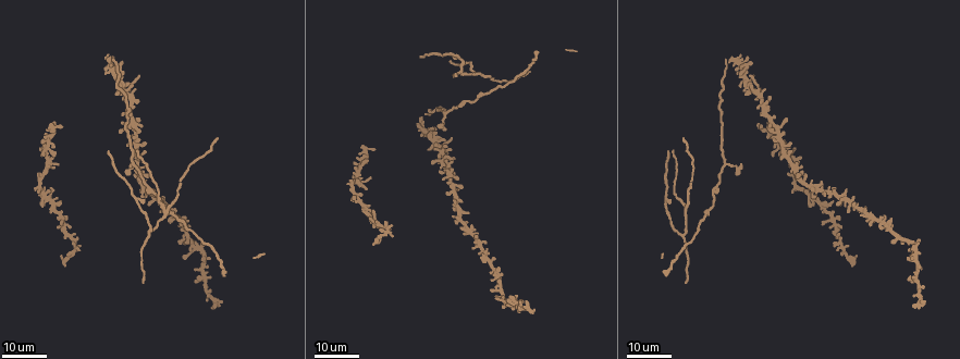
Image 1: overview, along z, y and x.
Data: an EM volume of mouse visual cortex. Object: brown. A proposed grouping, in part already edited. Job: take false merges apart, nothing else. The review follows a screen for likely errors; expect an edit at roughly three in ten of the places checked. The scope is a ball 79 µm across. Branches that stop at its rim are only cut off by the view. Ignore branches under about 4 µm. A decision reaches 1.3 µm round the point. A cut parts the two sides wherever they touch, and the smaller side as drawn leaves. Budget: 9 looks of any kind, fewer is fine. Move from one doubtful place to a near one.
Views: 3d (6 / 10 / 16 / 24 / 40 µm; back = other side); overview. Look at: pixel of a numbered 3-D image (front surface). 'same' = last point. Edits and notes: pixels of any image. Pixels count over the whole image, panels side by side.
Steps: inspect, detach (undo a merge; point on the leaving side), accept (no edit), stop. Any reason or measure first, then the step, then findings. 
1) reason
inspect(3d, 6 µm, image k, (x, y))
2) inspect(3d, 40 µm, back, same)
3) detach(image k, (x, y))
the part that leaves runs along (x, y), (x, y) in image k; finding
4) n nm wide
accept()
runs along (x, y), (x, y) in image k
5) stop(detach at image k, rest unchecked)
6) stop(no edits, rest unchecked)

three arms meet
inspect(3d, 24 µm, image 1, (482, 95))

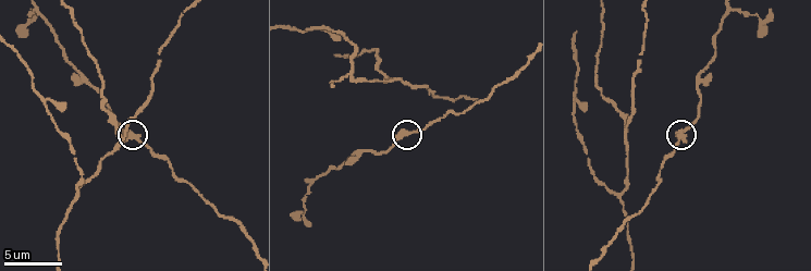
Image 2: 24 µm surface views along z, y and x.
inspect(3d, 10 µm, image 2, (405, 131))

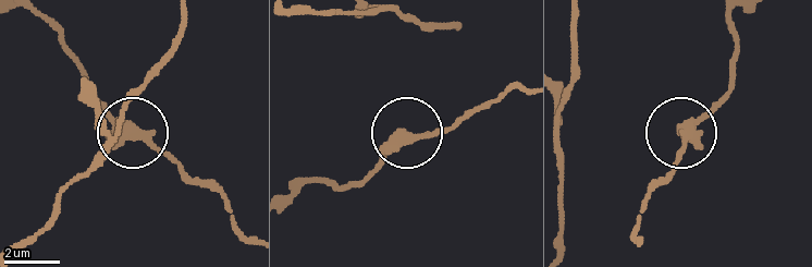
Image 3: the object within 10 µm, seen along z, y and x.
3 arms
accept()
runs along (305, 184), (352, 186), (403, 137), (431, 137), (456, 123) in image 3; continuous, no second cell

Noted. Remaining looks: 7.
arms part here
inspect(3d, 10 µm, image 2, (75, 194))

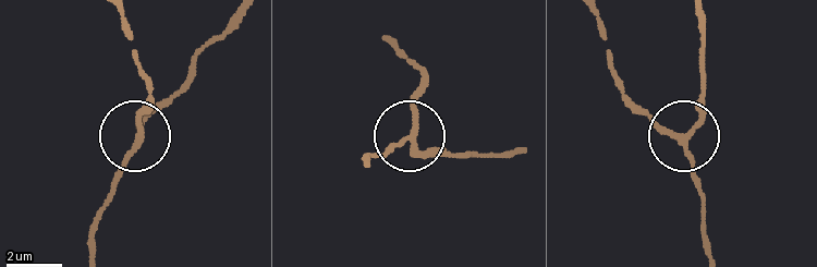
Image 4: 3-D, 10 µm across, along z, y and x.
170 nm wide
accept()
all the same cell

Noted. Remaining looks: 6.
thick turns thin
inspect(3d, 16 µm, image 2, (705, 70))

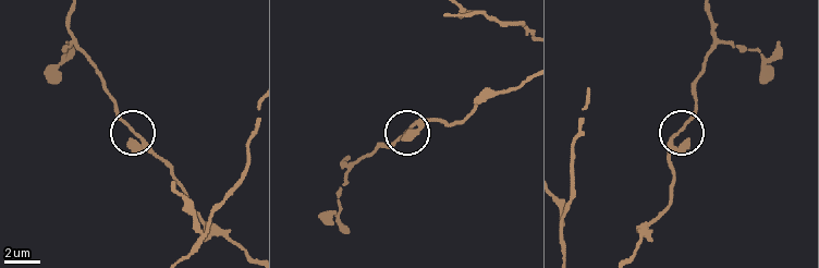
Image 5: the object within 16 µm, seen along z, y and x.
accept()
continuous, no second cell

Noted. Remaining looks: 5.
four or more arms meet
inspect(3d, 10 µm, image 2, (115, 129))

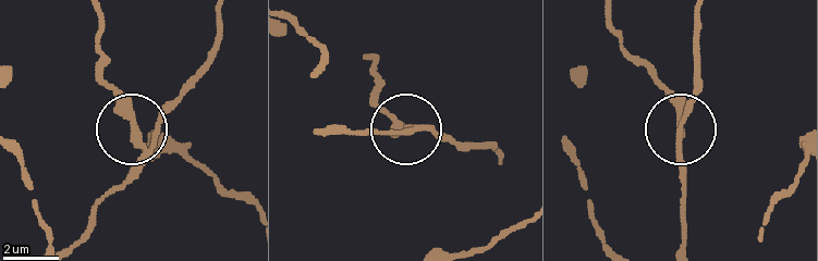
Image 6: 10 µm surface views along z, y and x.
210 nm wide
detach(image 6, (127, 108))
the part that leaves runs along (143, 143), (131, 110), (100, 67), (100, 12) in image 6; two cells meet here

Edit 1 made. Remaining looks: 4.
stop(detach at image 6, rest unchecked)

